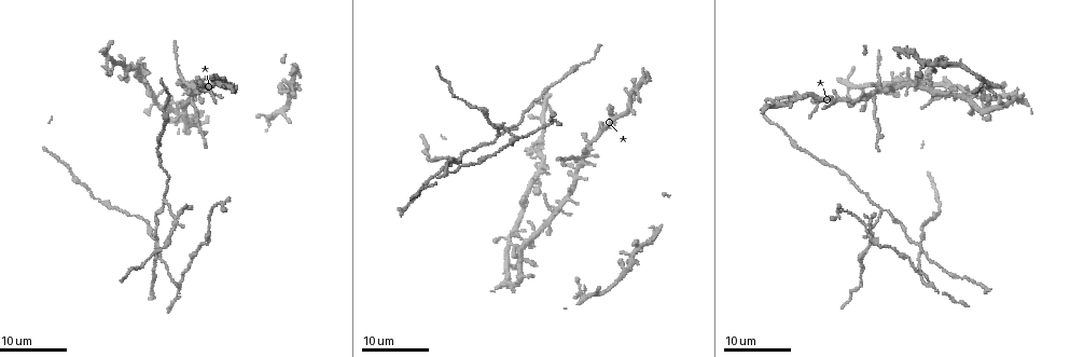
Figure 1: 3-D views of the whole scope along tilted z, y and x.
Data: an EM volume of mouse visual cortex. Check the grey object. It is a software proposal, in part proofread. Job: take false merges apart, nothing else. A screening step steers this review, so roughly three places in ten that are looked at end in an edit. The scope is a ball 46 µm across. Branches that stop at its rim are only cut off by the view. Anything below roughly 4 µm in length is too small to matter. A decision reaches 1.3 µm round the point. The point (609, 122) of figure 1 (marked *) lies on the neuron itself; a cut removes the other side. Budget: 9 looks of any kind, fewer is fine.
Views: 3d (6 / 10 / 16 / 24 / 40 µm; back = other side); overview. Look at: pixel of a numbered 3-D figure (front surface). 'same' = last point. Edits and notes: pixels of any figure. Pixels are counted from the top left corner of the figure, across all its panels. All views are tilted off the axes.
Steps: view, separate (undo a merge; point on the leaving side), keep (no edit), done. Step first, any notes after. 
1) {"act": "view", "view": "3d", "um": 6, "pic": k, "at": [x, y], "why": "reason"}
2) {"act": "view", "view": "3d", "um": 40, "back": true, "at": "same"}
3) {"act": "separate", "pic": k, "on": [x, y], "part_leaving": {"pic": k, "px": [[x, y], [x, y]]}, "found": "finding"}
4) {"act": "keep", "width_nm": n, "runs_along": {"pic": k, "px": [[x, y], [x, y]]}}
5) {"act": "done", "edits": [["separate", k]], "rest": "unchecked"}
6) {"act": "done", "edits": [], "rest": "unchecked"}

{"act": "view", "view": "3d", "um": 16, "pic": 1, "at": [582, 162], "why": "four arms meet"}

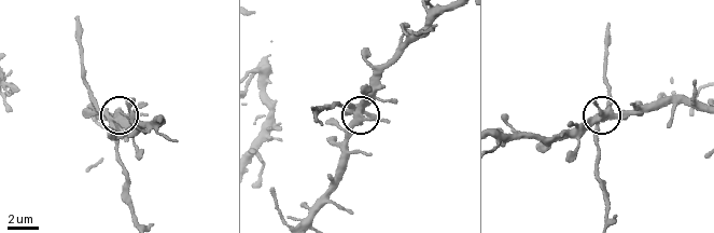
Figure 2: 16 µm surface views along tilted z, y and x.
{"act": "view", "view": "3d", "um": 10, "pic": 2, "at": [605, 115], "why": "zoom in"}

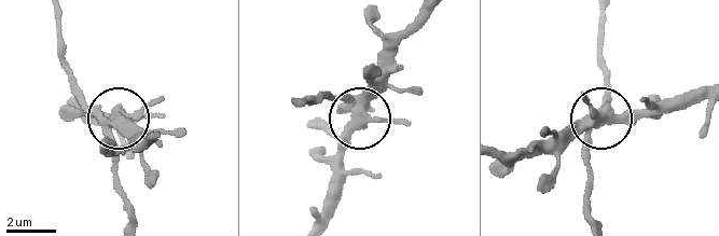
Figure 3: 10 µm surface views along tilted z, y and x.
{"act": "view", "view": "3d", "um": 6, "pic": 3, "at": [600, 119]}

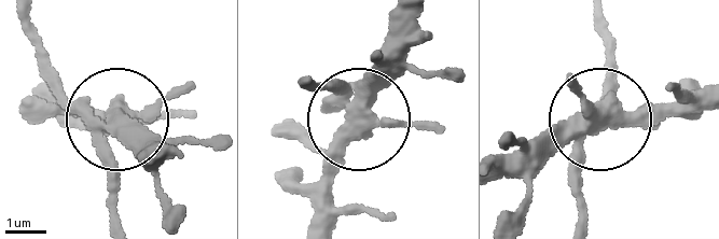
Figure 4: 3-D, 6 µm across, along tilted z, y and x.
{"act": "separate", "pic": 4, "on": [49, 73], "part_leaving": {"pic": 4, "px": [[84, 121], [107, 177], [107, 218]]}, "found": "a second neuron is stuck on"}

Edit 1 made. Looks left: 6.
{"act": "view", "view": "3d", "um": 16, "pic": 1, "at": [920, 246], "why": "three-way junction"}

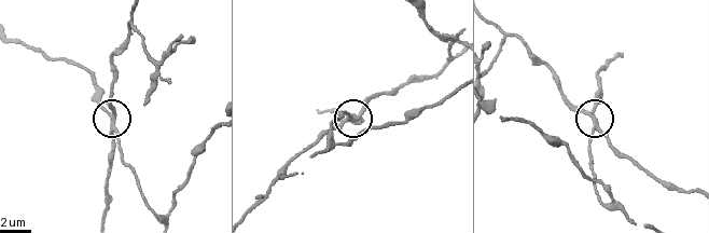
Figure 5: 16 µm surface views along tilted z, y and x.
{"act": "view", "view": "3d", "um": 6, "pic": 5, "at": [111, 115]}

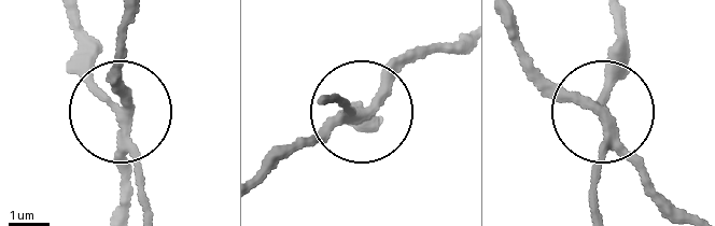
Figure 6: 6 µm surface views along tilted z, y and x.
{"act": "view", "view": "3d", "um": 6, "back": true, "pic": 6, "at": [114, 109]}

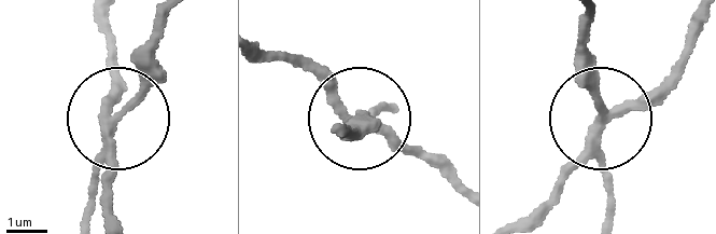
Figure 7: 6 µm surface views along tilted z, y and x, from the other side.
{"act": "separate", "pic": 7, "on": [120, 99], "side_arm_um": 30, "part_leaving": {"pic": 7, "px": [[106, 134], [114, 76], [106, 18]]}, "found": "a second neuron is stuck on"}

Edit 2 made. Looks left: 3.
{"act": "view", "view": "overview", "why": "redraw"}

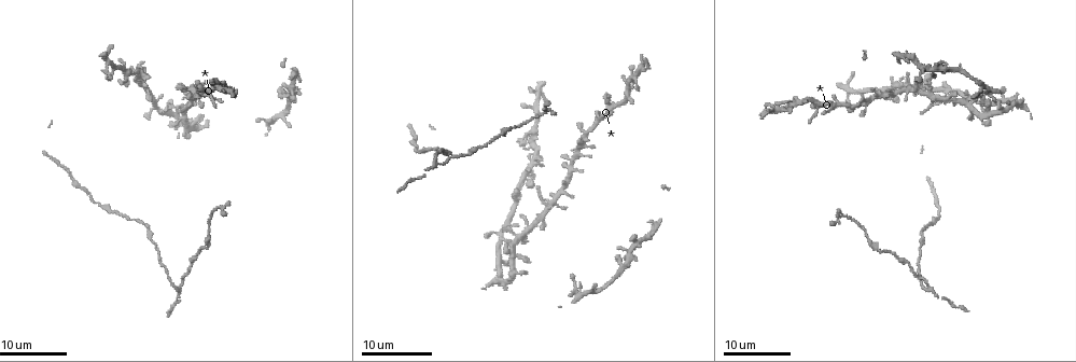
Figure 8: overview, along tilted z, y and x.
{"act": "view", "view": "3d", "um": 16, "pic": 8, "at": [114, 210], "why": "thick turns thin"}

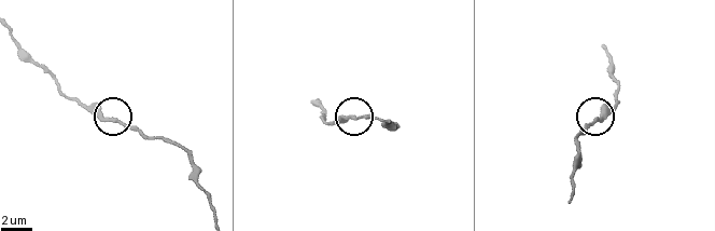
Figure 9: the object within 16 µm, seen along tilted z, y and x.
{"act": "view", "view": "3d", "um": 10, "pic": 9, "at": [349, 117]}

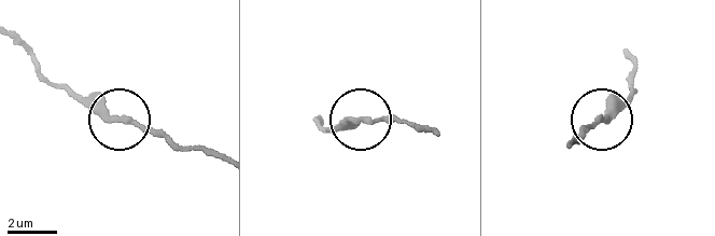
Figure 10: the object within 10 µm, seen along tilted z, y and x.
{"act": "keep", "width_nm": 210, "runs_along": {"pic": 10, "px": [[570, 147], [596, 124], [608, 123], [630, 91]]}, "found": "continuous, no second neuron"}

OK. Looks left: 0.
{"act": "done", "edits": [["separate", 4], ["separate", 7]], "rest": "unchecked"}

